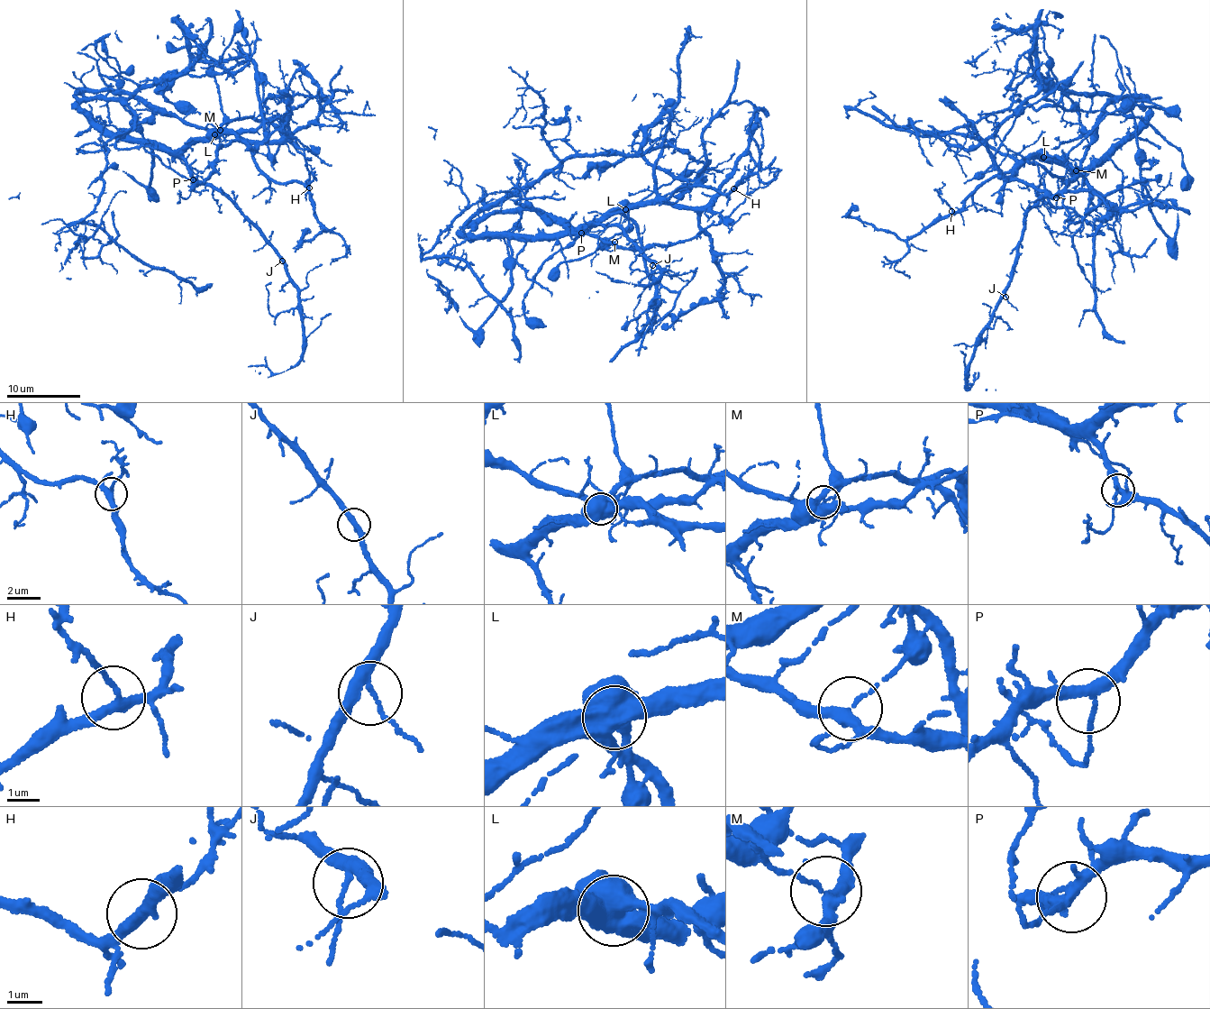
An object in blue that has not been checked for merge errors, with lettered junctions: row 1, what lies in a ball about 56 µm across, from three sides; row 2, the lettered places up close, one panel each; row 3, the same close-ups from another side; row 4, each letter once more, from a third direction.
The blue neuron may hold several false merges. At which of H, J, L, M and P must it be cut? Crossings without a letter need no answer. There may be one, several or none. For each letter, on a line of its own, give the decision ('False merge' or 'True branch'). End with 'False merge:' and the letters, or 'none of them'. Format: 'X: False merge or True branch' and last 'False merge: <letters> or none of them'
H: True branch
J: True branch
L: False merge
M: False merge
P: True branch
False merge: L, M

